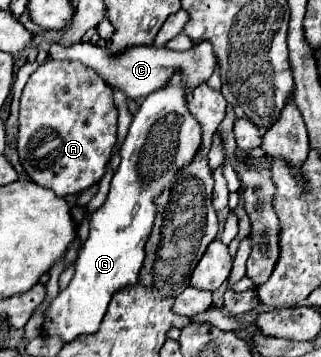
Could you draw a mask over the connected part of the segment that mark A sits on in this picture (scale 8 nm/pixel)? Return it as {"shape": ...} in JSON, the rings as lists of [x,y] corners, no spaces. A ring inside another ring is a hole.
{"shape":[[[70,60],[44,62],[38,66],[36,72],[32,72],[20,98],[20,130],[16,148],[24,172],[36,184],[50,188],[58,196],[68,196],[68,194],[80,194],[82,190],[96,184],[102,178],[106,164],[110,160],[110,152],[116,144],[116,130],[118,130],[118,110],[114,106],[112,94],[114,94],[112,88],[82,62],[70,62]]]}

